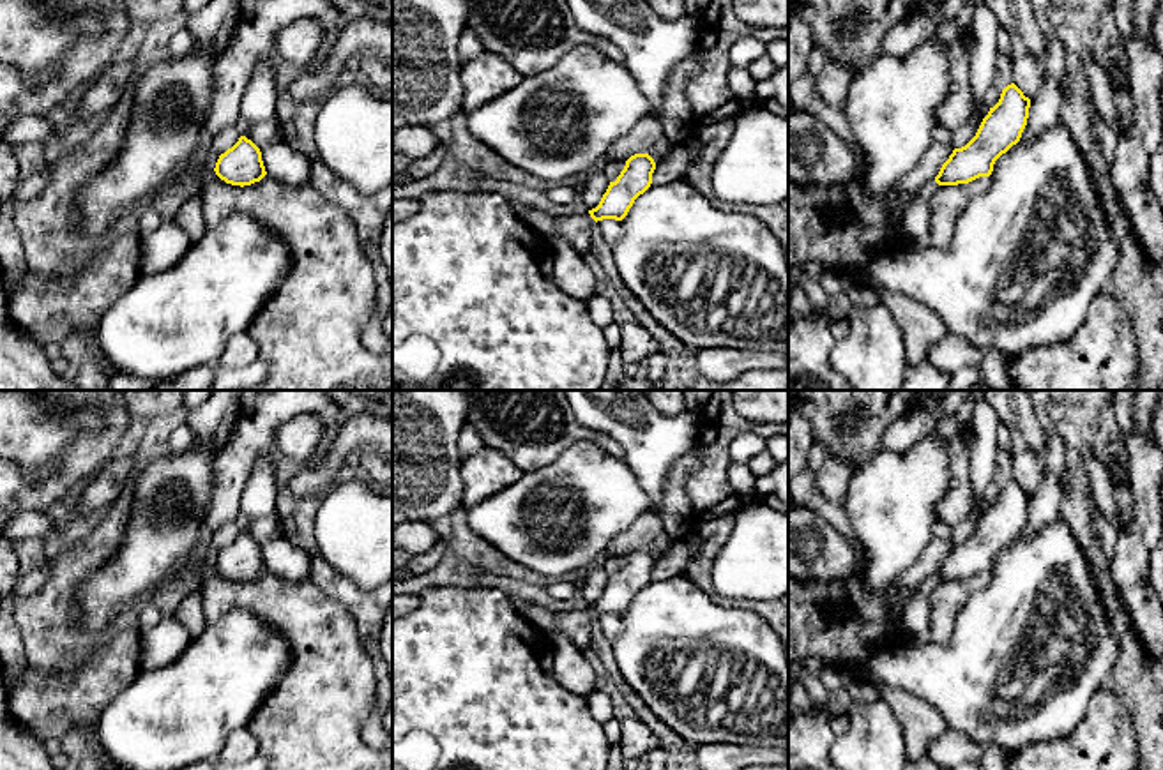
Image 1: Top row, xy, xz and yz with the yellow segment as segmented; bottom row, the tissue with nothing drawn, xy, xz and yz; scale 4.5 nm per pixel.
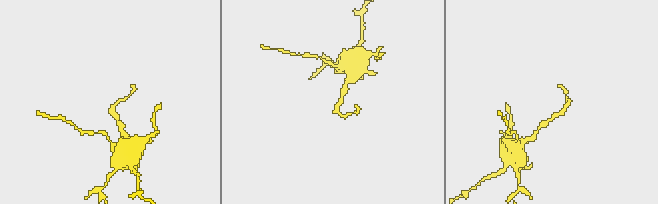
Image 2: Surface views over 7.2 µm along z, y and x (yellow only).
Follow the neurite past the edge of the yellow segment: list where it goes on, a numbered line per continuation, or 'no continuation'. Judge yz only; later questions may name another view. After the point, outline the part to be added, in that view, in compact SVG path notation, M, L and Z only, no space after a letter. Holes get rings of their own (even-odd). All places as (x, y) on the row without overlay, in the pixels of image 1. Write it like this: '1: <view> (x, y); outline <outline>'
no continuation

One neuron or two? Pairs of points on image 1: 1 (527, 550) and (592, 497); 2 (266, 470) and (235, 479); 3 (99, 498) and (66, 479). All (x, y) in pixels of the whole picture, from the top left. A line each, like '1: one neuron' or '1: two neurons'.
1: one neuron
2: two neurons
3: two neurons

